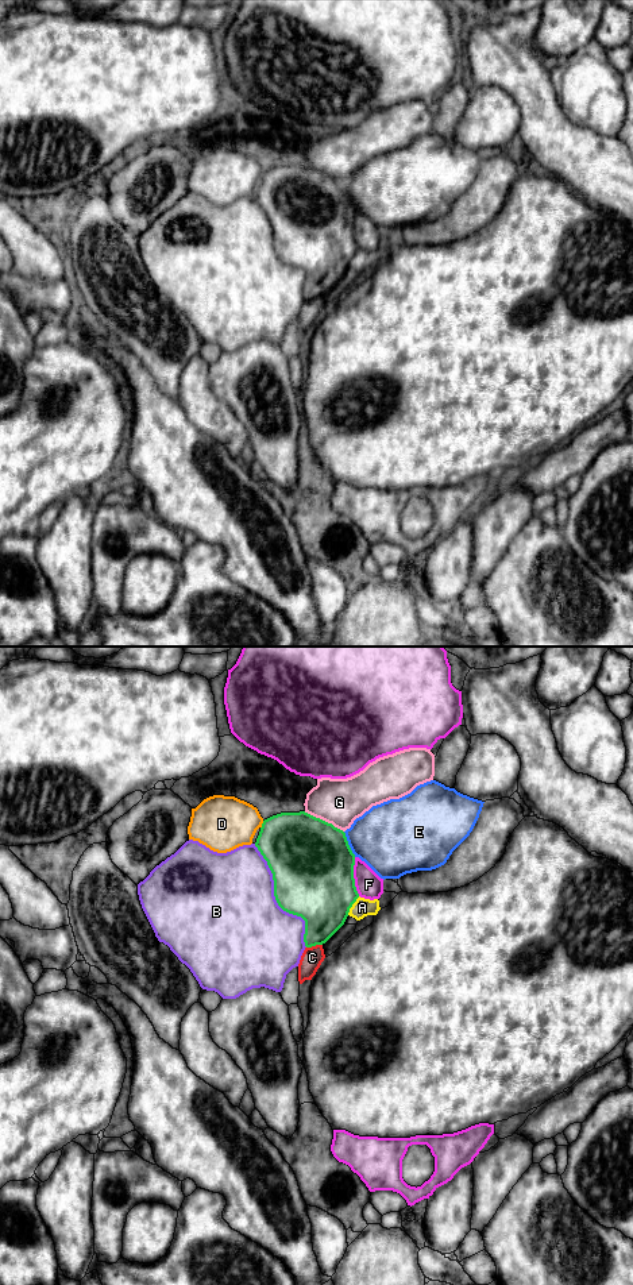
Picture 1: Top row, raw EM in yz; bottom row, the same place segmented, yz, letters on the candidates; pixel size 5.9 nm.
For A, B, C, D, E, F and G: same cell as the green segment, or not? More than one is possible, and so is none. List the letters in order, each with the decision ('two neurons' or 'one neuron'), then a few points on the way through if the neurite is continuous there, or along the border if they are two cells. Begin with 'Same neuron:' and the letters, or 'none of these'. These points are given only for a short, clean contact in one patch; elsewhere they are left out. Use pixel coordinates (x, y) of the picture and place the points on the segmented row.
Same neuron: none of these
A: two neurons; border along yz (359, 896), (347, 914)
B: two neurons
C: two neurons; border along yz (321, 944), (307, 948)
D: two neurons
E: two neurons
F: two neurons
G: two neurons

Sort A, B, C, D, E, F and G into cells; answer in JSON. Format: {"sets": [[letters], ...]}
{"sets": [["A"], ["B"], ["C"], ["D"], ["E"], ["F"], ["G"]]}

